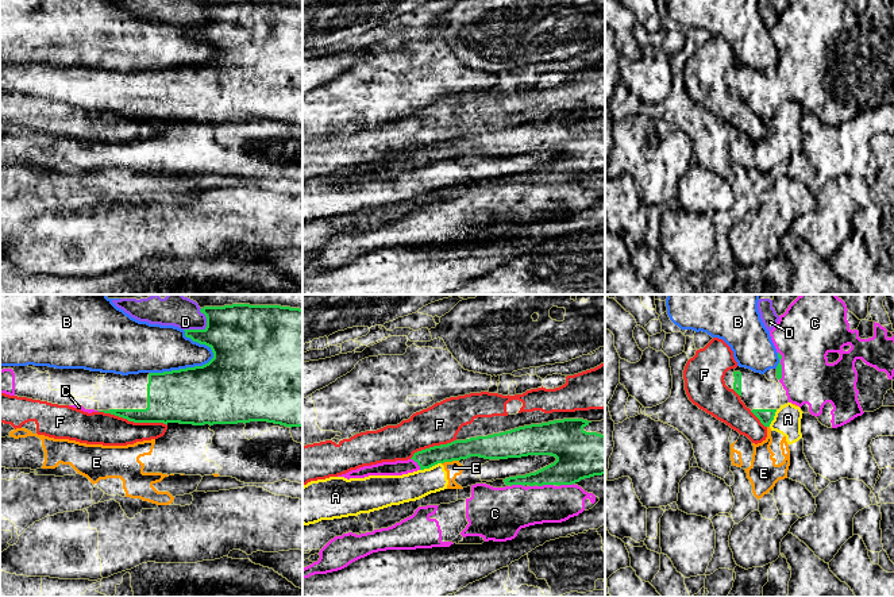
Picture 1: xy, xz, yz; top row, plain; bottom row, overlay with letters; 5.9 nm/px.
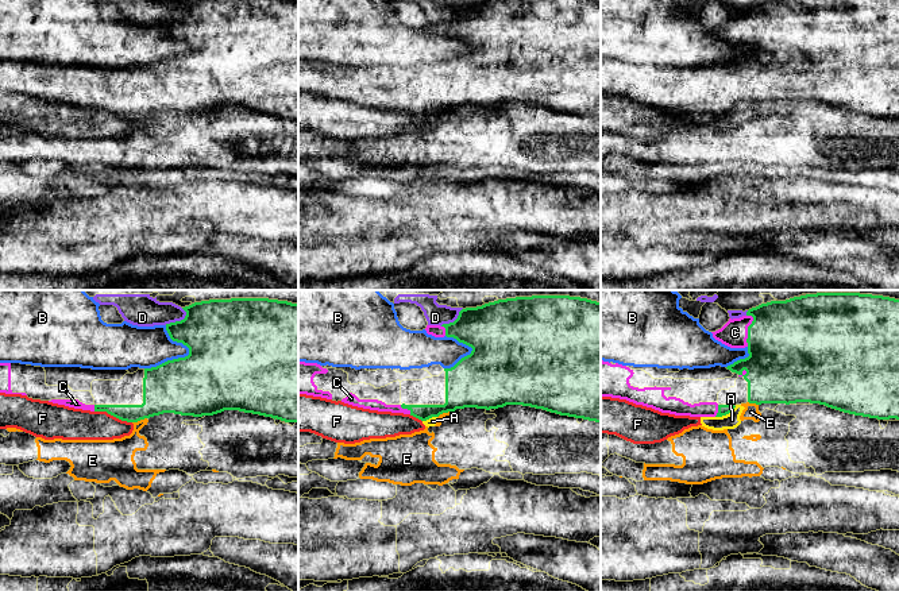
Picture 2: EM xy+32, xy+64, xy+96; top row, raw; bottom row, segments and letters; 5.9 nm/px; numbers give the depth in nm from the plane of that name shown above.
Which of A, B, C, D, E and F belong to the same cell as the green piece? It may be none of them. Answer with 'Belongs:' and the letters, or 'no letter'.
Belongs: C

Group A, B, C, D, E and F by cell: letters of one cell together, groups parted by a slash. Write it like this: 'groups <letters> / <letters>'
groups A E / B / C / D / F

